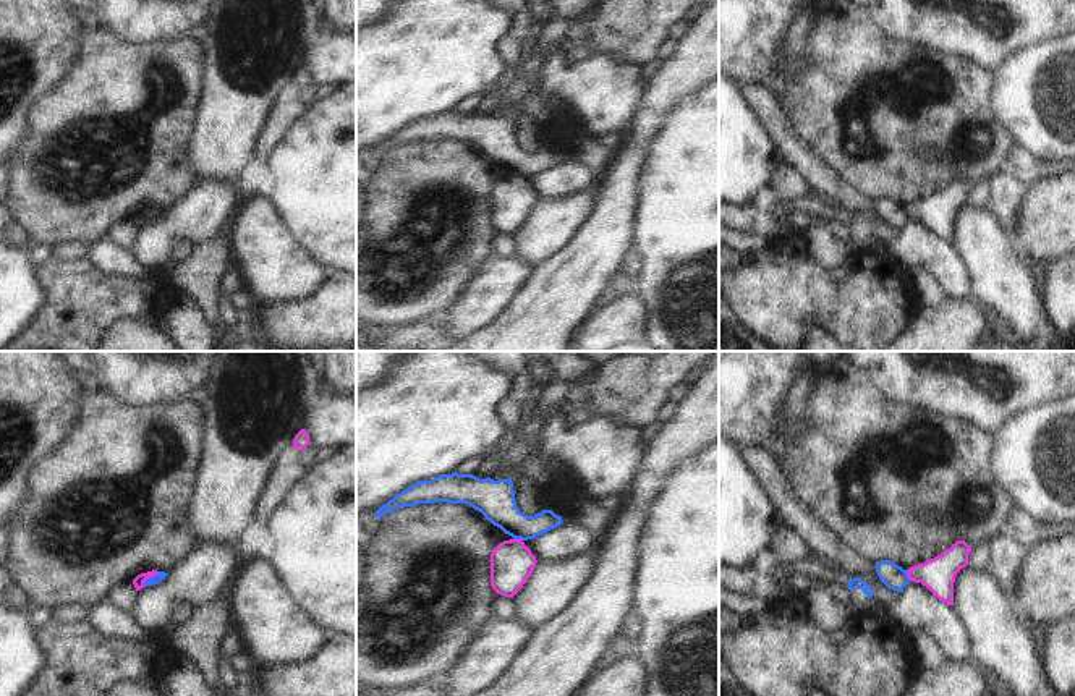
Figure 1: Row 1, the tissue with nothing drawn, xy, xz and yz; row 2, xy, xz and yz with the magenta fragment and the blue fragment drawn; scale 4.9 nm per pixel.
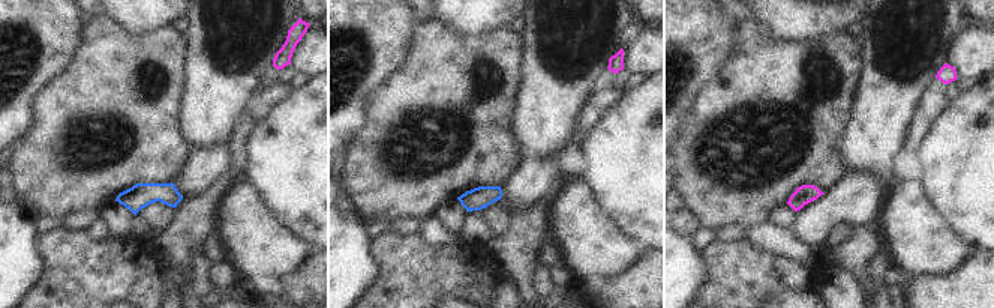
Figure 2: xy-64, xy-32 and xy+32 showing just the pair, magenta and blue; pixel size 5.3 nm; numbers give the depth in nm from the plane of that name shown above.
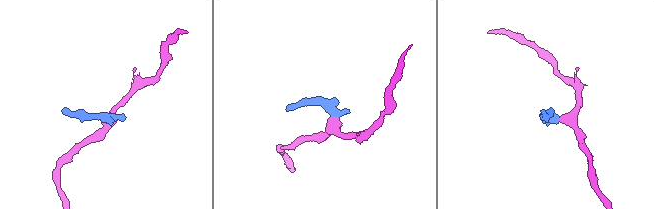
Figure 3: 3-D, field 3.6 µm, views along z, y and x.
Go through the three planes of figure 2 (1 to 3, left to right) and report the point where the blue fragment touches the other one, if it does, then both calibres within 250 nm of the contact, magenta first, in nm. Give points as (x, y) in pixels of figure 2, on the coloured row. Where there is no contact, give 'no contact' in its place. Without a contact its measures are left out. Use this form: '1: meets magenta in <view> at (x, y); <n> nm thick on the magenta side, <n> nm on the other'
1: no contact
2: no contact
3: no contact

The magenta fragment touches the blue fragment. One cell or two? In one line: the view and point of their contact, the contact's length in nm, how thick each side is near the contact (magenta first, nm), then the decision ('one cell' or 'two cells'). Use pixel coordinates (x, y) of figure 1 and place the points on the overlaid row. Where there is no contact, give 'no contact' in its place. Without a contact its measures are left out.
meets magenta in xy at (149, 577); contact 120 nm long; 60 nm thick on the magenta side, 50 nm on the other; two cells

